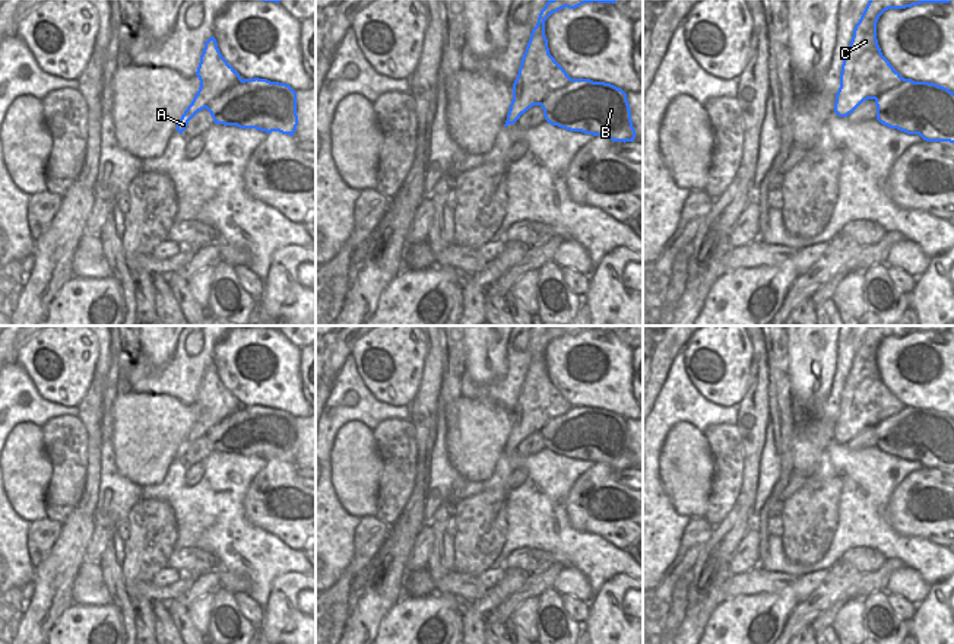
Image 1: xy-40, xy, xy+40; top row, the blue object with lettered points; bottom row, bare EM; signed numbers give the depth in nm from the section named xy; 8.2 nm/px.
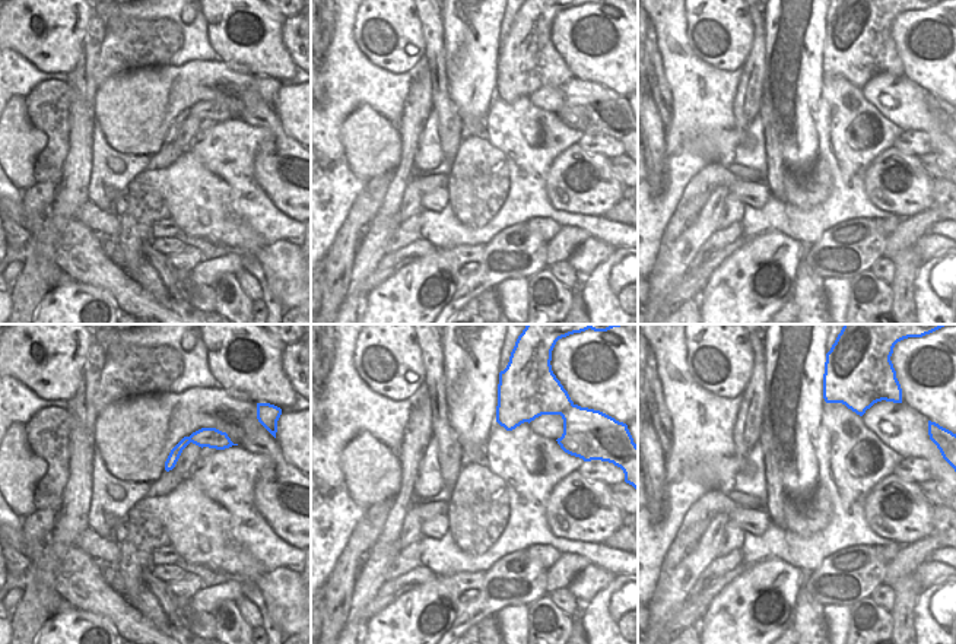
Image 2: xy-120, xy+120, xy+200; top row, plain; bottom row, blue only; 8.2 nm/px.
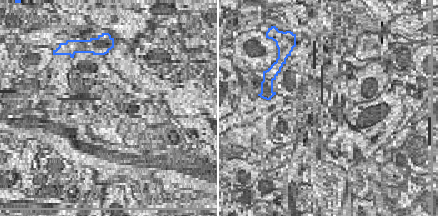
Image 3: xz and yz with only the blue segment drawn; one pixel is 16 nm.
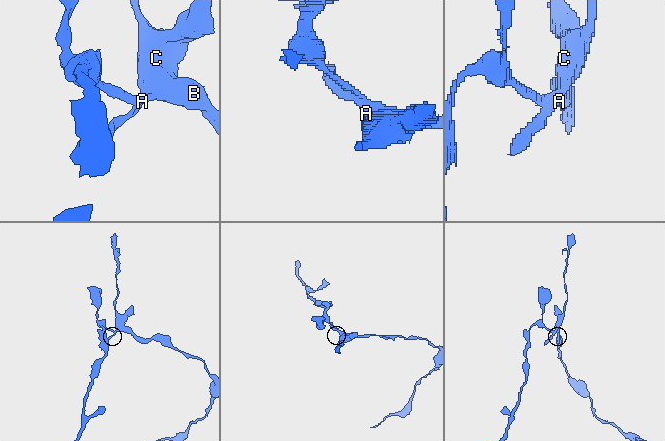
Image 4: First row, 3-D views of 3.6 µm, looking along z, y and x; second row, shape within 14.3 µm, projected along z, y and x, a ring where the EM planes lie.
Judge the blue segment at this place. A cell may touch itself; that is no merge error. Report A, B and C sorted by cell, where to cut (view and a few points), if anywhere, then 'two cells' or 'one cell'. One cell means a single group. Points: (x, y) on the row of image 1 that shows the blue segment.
A C / B | xy-40 (243, 81), (214, 98), (206, 108) | two cells

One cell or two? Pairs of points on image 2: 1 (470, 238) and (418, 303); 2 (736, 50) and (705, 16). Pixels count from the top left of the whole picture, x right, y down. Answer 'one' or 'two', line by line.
1: two
2: one

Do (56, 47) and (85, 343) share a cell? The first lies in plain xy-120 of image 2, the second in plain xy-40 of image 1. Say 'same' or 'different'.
same

